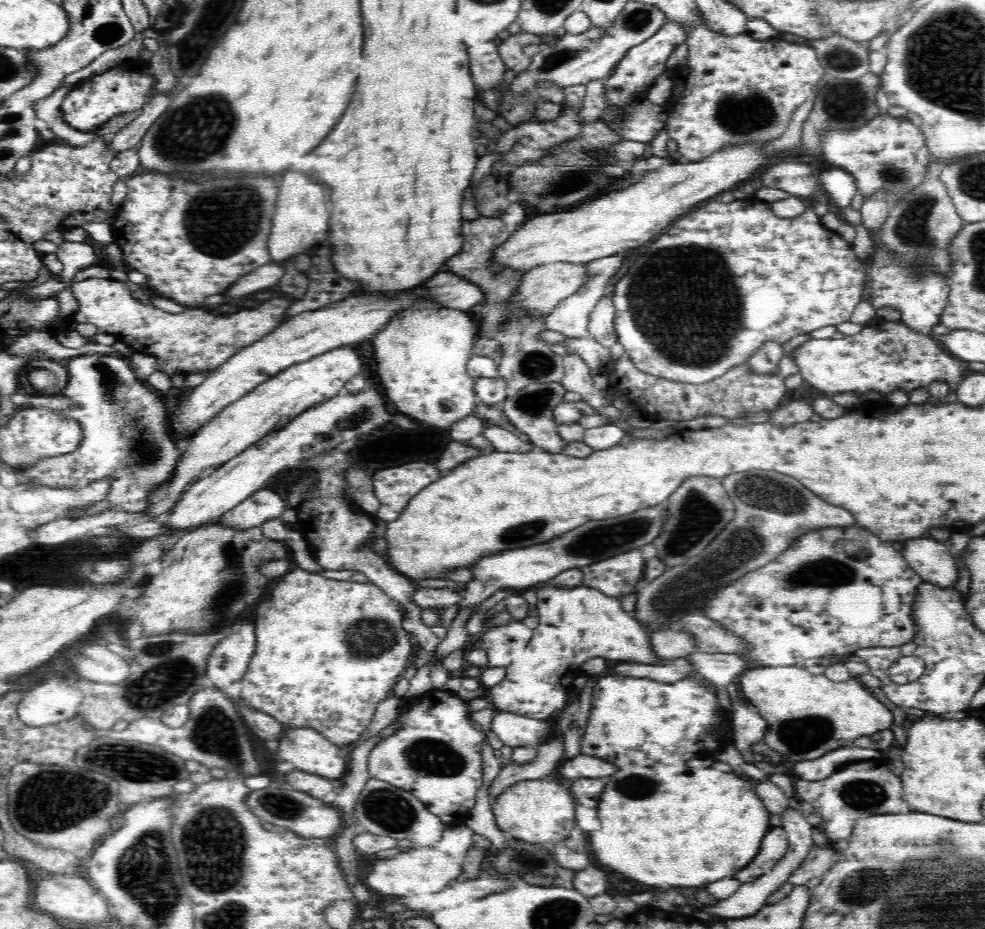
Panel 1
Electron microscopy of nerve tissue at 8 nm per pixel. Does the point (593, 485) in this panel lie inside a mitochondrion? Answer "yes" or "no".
no

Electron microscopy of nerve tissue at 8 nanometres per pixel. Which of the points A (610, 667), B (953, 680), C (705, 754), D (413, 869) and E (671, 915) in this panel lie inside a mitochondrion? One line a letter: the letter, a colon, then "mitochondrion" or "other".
A: other
B: other
C: other
D: other
E: other

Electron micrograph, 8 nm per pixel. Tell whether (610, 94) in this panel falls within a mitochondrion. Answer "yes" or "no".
no

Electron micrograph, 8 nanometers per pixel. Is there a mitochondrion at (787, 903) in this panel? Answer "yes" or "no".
no

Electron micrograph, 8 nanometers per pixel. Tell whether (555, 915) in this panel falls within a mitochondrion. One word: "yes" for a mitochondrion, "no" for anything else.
yes

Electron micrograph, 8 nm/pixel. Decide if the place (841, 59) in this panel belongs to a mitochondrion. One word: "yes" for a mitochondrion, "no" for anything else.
yes

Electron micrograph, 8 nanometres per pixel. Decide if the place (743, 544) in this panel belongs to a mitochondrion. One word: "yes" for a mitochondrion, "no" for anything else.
yes

